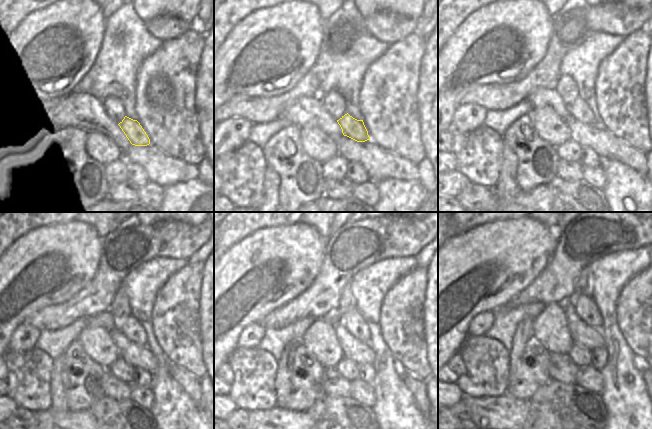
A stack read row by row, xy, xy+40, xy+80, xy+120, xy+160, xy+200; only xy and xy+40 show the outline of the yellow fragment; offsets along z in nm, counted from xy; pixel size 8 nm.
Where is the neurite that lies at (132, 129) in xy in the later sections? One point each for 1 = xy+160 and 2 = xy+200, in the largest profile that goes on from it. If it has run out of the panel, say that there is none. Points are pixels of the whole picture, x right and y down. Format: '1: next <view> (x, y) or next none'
1: next xy+160 (353, 322)
2: next xy+200 (586, 309)

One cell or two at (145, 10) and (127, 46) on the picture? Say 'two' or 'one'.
two

